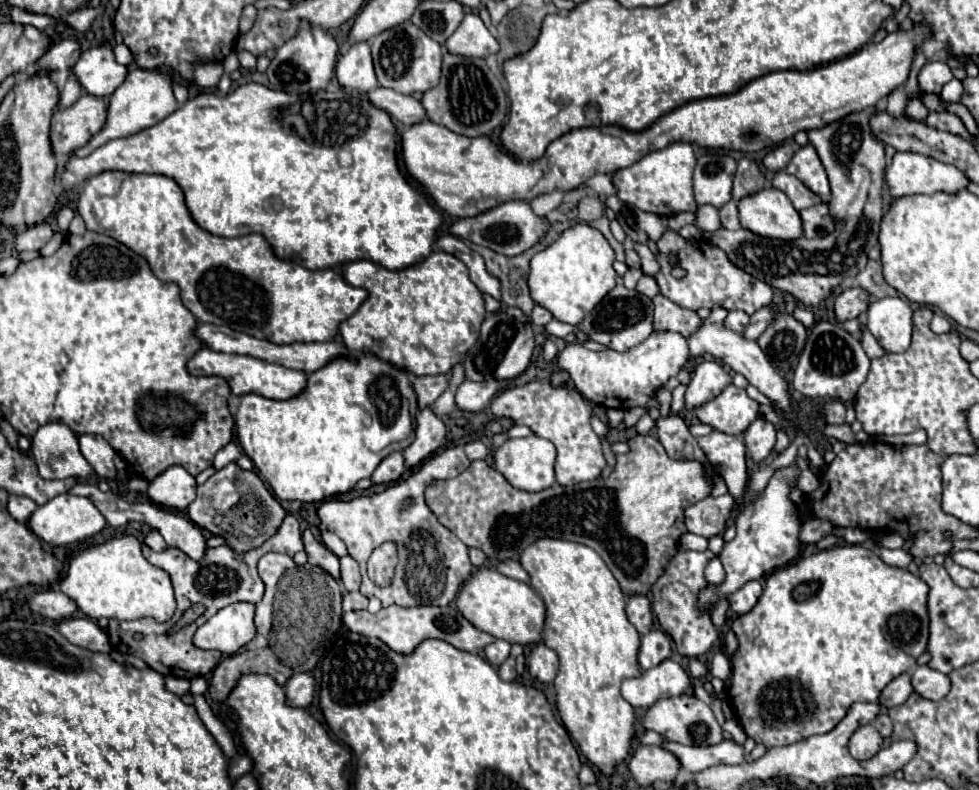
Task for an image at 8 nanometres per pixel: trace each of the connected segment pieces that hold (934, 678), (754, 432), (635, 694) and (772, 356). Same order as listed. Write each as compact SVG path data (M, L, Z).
M916 666L910 674L910 684L916 694L928 700L942 700L950 690L950 678L930 666Z
M756 418L744 432L744 444L754 462L764 462L776 442L776 428L764 418Z
M664 660L652 670L642 672L640 678L628 678L622 682L622 696L634 708L650 708L662 698L680 696L688 690L690 678L684 668L672 660Z
M778 312L756 342L772 366L780 374L786 374L798 362L798 354L806 342L806 328L792 314Z

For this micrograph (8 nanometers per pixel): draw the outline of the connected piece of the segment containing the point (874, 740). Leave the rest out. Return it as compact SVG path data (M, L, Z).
M872 724L860 726L850 738L850 754L856 760L868 760L874 754L878 754L880 748L882 748L882 736L878 734L878 730L874 730Z

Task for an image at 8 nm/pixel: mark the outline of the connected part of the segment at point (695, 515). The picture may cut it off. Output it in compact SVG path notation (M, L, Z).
M730 494L710 498L688 506L684 510L684 522L688 532L710 538L716 534L722 534L726 528L726 520L730 518L730 510L734 506L734 498Z

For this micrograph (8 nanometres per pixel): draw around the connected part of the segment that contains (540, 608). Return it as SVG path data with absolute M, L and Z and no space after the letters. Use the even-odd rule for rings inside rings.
M494 568L476 570L470 582L462 586L456 604L468 622L472 622L478 630L488 632L494 638L502 638L510 644L522 646L538 644L542 640L542 628L546 618L546 606L542 598L528 584L506 578Z

